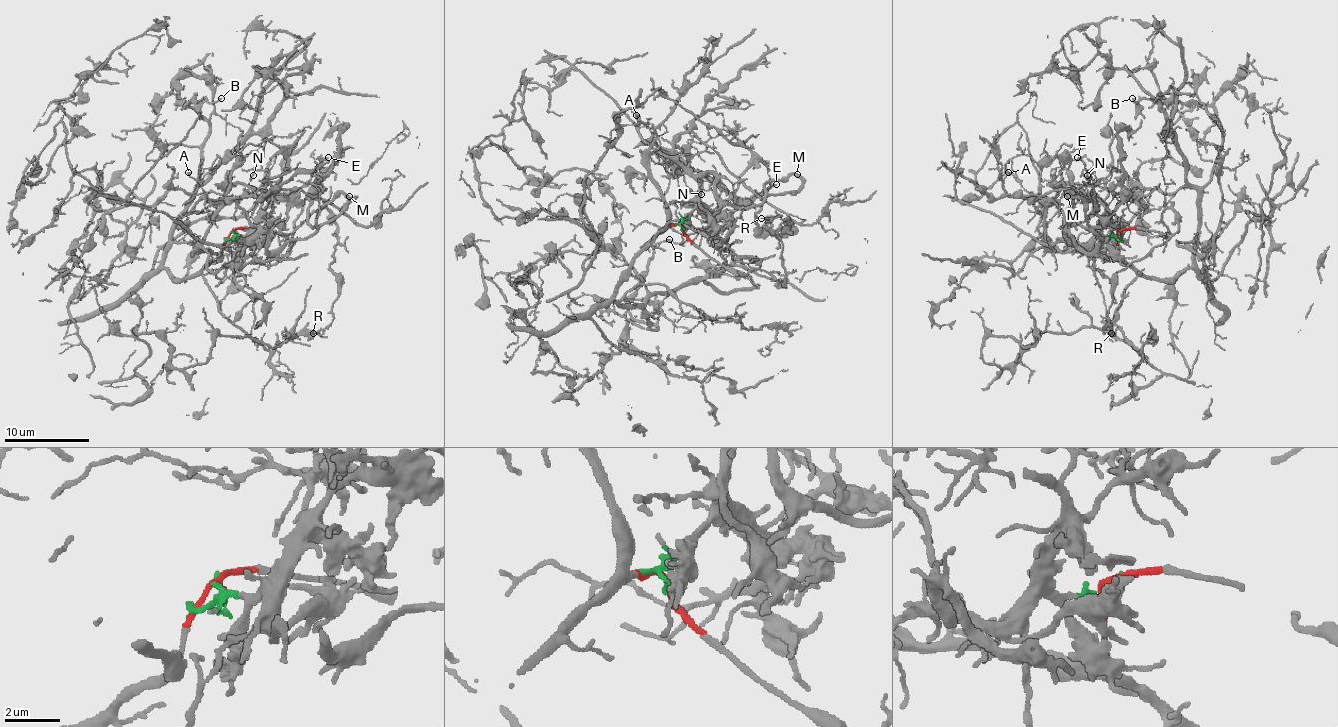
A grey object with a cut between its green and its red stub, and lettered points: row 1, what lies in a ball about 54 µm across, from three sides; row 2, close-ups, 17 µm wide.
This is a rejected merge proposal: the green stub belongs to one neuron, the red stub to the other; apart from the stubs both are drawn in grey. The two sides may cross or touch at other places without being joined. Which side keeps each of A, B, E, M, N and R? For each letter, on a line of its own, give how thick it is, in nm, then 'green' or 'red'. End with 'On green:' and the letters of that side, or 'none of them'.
A: calibre 170 nm; green
B: calibre 130 nm; red
E: calibre 190 nm; green
M: calibre 280 nm; green
N: calibre 120 nm; green
R: calibre 100 nm; red
On green: A, E, M, N

